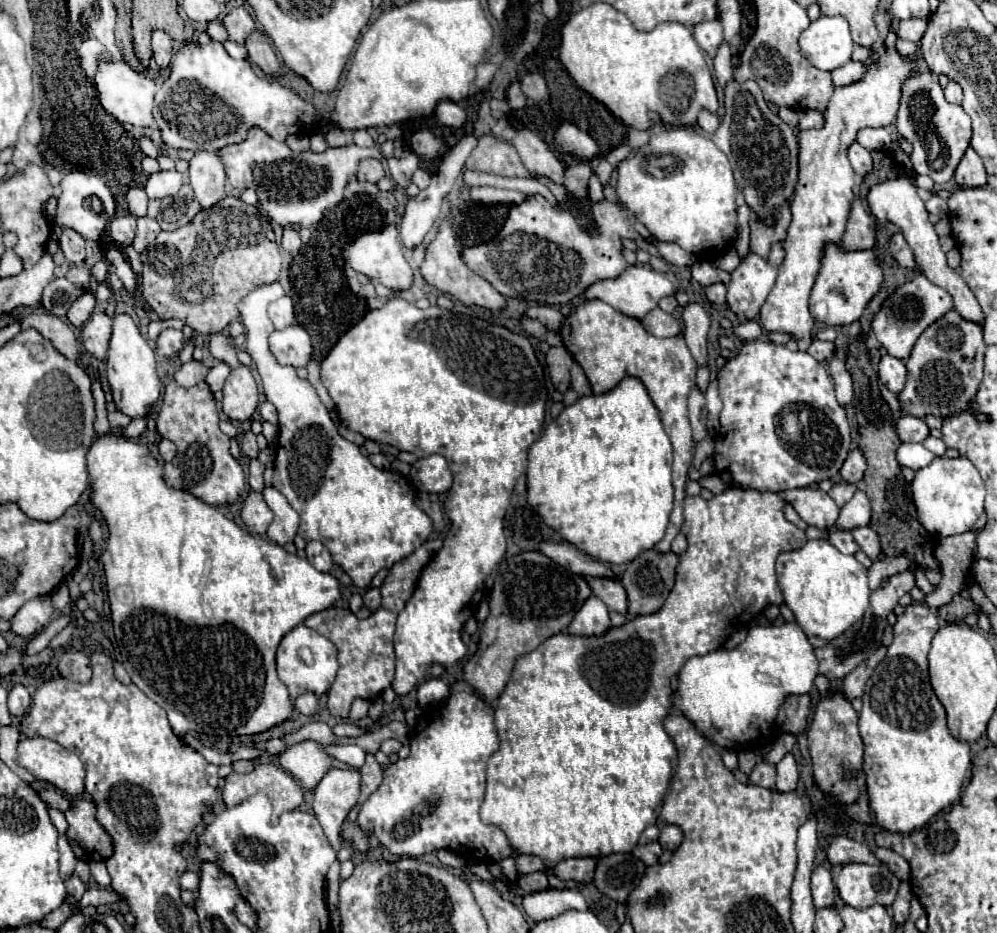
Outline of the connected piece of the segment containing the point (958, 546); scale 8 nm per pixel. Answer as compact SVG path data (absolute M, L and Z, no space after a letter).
M967 531L963 535L945 537L939 541L935 557L941 563L941 583L935 593L925 597L929 607L941 607L953 601L967 587L971 563L975 559L979 531Z

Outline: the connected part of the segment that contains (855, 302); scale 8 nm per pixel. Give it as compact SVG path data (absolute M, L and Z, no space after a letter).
M827 243L823 249L821 269L811 289L809 311L823 325L849 325L861 317L867 303L879 293L883 271L873 251L847 251L841 243Z

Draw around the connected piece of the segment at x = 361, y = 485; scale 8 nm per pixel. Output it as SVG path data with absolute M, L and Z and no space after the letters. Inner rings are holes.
M271 283L257 287L239 303L241 319L247 329L247 353L257 365L267 401L273 403L279 413L279 449L275 459L273 487L287 497L289 505L301 517L297 535L301 535L305 541L321 541L329 549L333 563L337 563L353 579L353 583L363 589L371 585L371 579L379 569L391 567L397 561L409 557L417 547L421 547L429 539L429 535L433 533L431 519L423 509L415 505L415 491L407 483L407 479L395 471L377 469L355 443L341 437L337 423L331 419L327 407L321 403L315 387L307 379L299 377L293 367L281 365L275 355L271 355L267 339L271 331L275 331L275 327L267 315L267 305L271 303L271 299L277 299L281 295L281 285Z

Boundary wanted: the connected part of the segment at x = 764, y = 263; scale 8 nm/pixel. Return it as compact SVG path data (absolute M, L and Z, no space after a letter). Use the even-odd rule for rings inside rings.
M777 243L769 259L761 259L753 253L731 273L727 287L727 305L739 321L751 321L759 315L767 295L775 283L777 269L785 257L783 247Z

